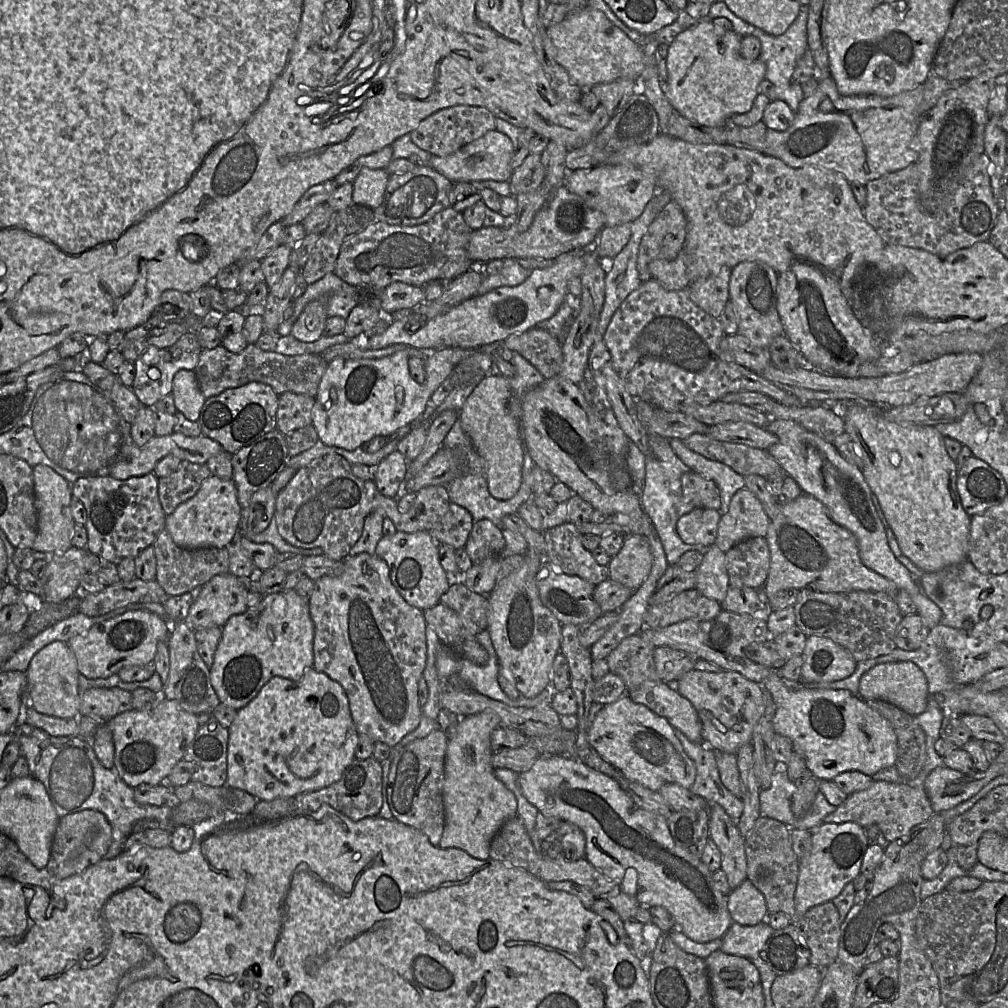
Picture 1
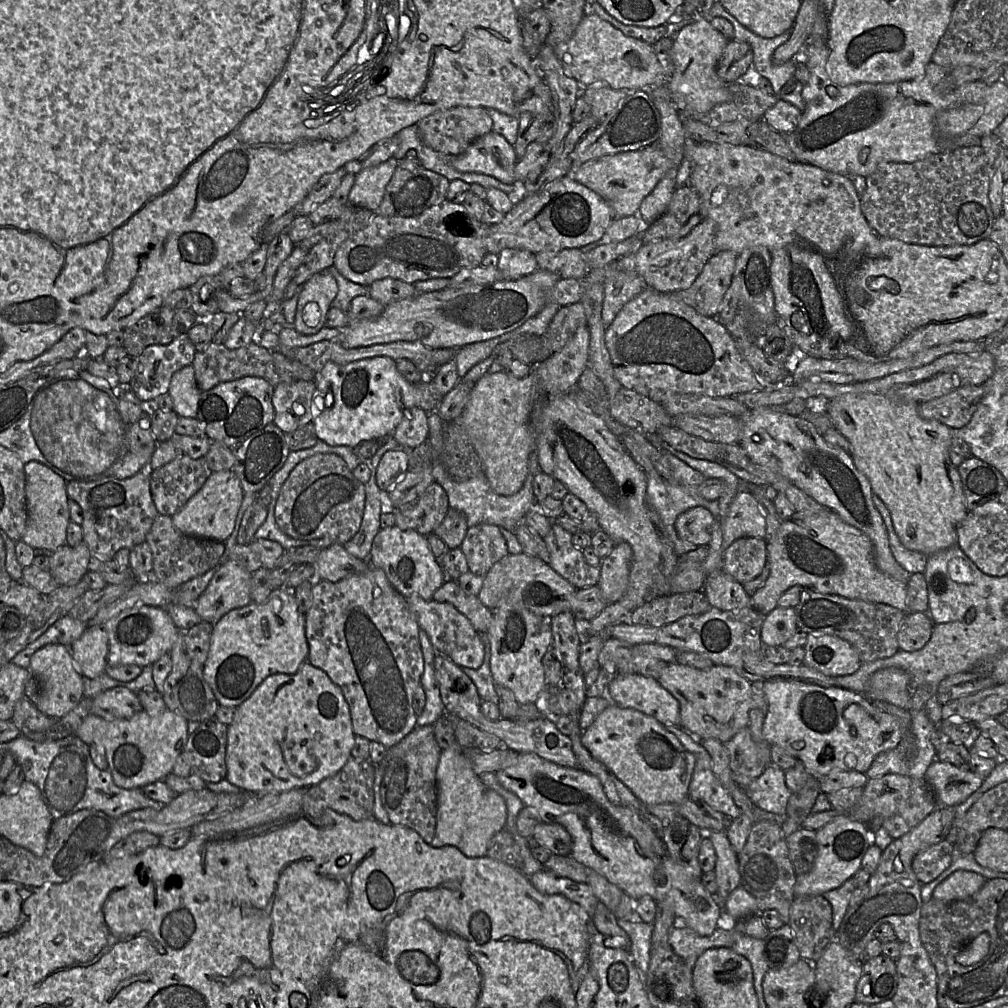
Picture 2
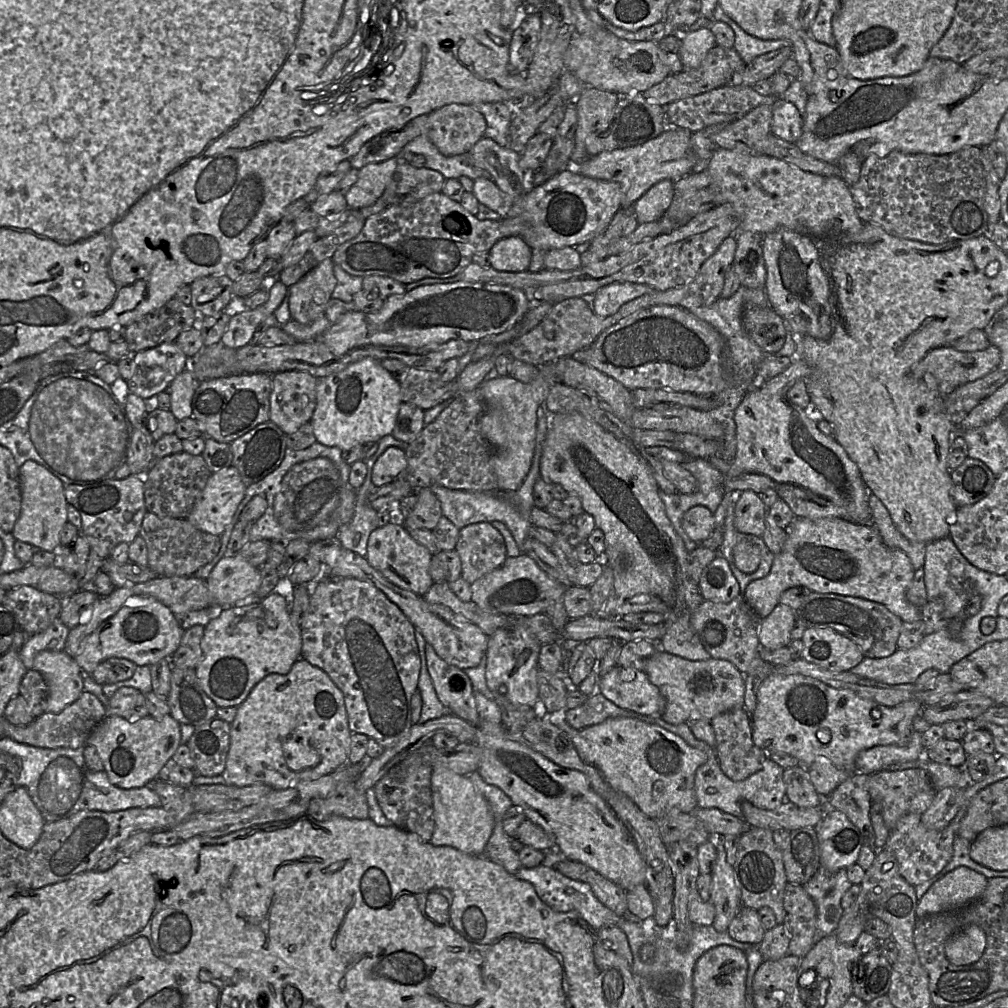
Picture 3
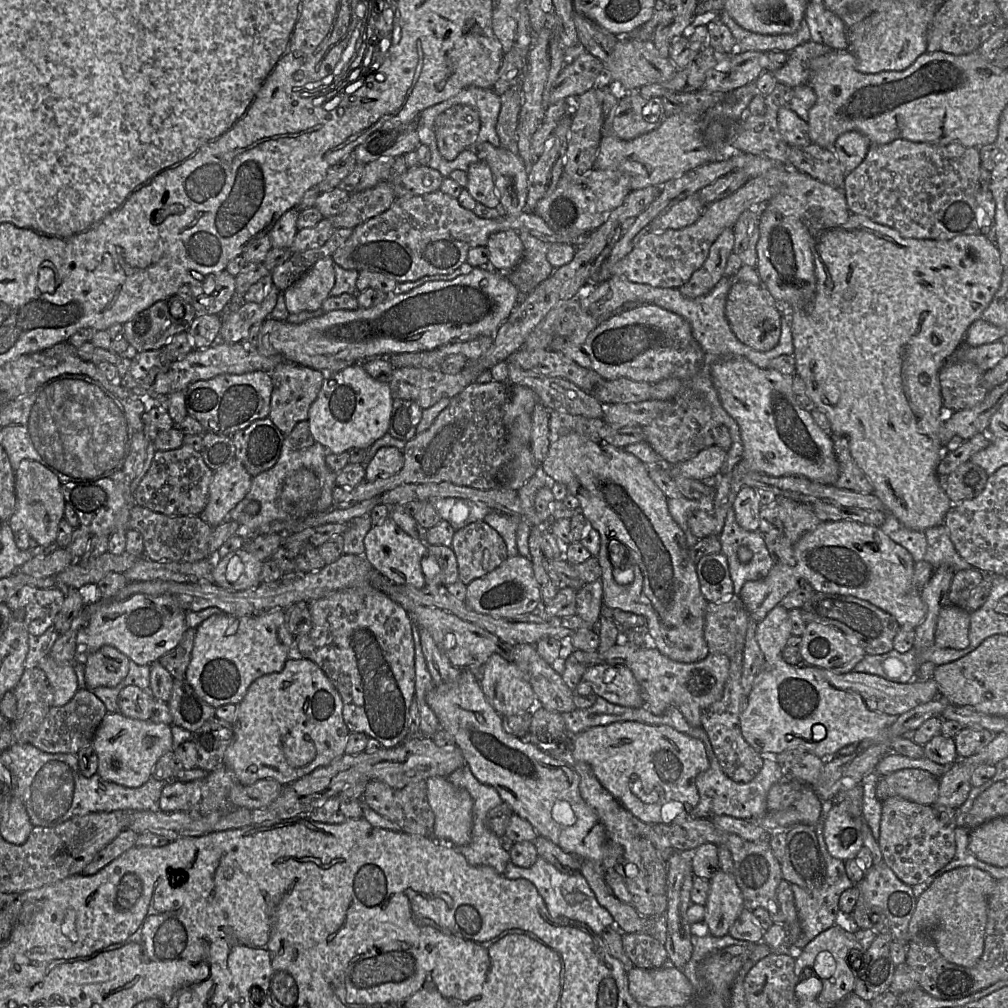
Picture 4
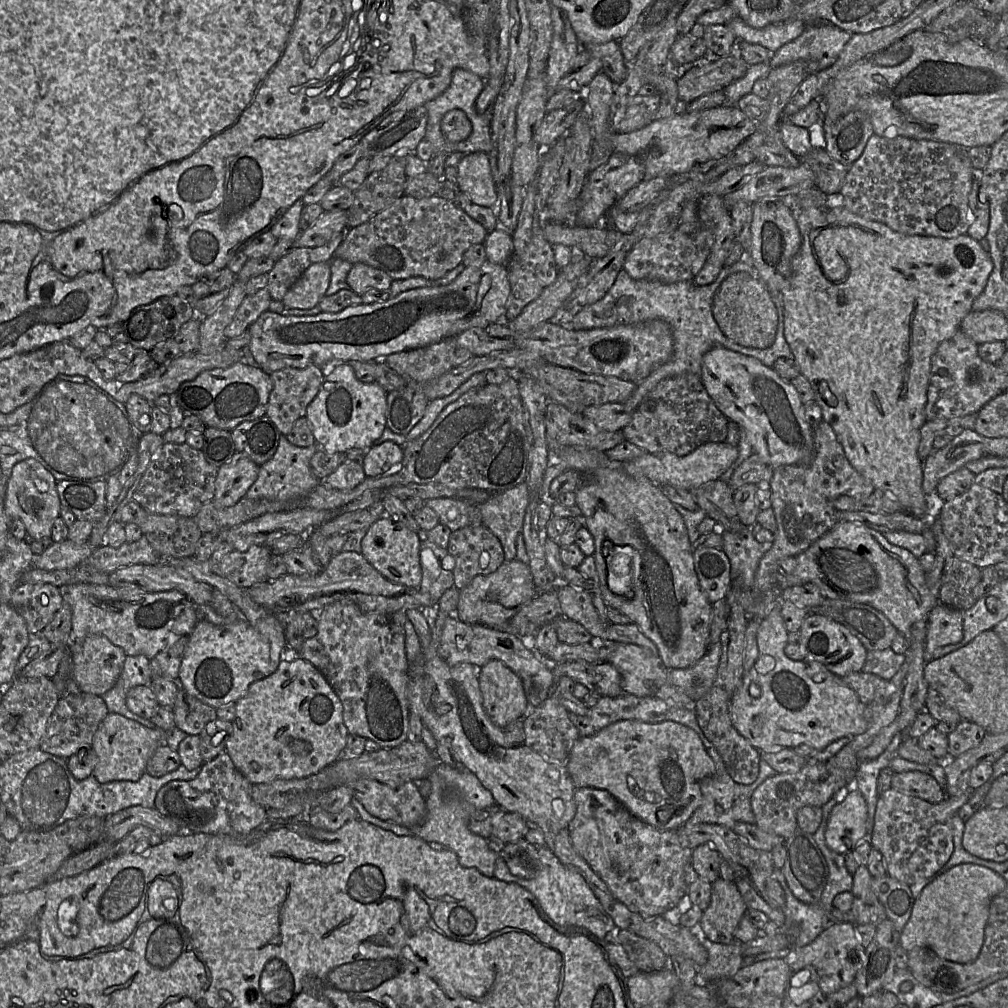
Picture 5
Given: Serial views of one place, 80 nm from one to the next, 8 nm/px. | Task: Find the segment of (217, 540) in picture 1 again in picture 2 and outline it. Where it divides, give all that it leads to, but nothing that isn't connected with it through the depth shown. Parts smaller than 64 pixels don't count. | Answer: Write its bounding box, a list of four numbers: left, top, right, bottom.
[173,470,244,542]

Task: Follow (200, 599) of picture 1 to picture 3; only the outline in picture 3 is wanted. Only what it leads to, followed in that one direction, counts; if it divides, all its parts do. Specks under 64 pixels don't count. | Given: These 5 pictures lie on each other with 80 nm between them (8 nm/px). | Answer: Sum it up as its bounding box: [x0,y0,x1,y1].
[206,553,261,610]

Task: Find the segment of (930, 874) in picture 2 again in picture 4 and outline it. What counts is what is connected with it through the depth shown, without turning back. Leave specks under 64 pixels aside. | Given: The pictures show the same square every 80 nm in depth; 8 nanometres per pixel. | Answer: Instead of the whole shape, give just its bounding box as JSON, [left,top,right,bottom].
[878,796,956,887]

